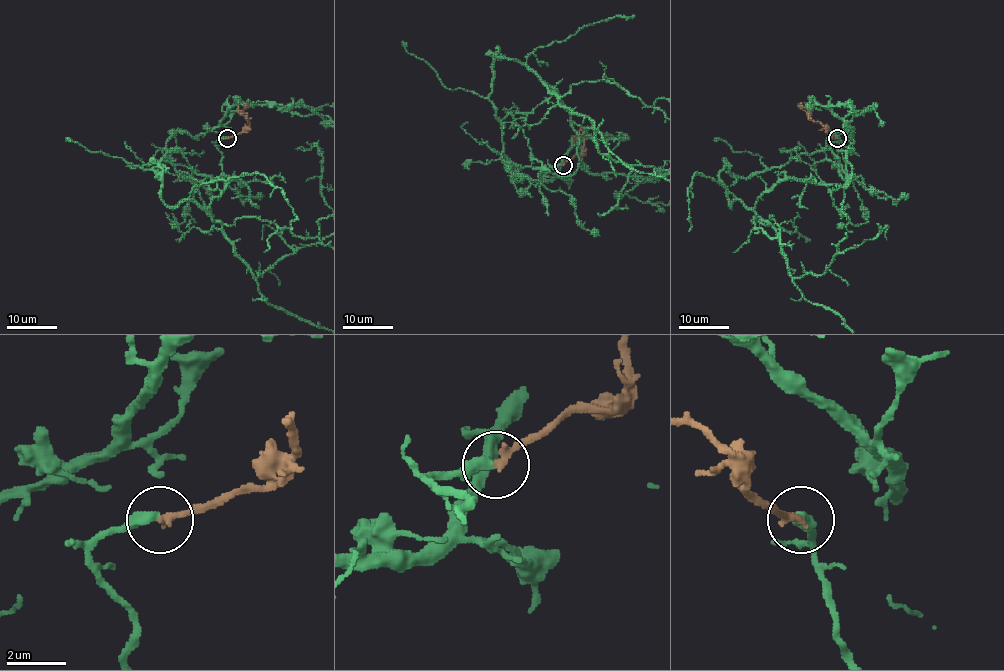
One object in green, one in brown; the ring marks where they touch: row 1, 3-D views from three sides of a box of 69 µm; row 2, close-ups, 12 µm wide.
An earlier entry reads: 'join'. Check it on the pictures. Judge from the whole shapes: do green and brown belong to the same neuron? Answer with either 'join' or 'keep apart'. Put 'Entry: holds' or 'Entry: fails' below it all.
keep apart
Entry: fails

